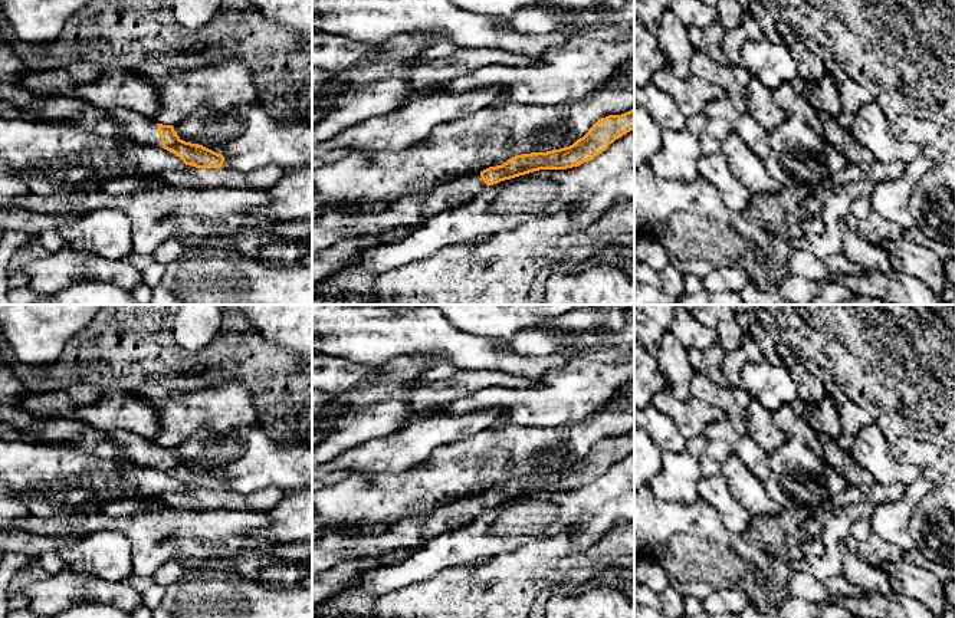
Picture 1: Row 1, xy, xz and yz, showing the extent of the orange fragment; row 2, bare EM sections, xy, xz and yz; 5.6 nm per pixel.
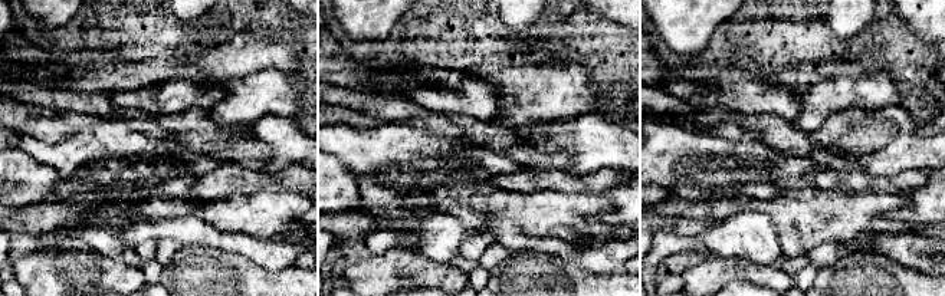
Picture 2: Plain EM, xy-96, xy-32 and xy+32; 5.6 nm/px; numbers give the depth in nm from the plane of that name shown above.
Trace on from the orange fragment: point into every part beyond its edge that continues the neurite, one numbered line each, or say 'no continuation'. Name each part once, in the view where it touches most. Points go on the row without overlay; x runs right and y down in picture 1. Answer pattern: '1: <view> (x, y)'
1: xy (138, 450)

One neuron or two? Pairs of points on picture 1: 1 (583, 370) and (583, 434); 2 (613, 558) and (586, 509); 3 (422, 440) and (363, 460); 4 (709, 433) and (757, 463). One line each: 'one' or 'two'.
1: two
2: two
3: one
4: one

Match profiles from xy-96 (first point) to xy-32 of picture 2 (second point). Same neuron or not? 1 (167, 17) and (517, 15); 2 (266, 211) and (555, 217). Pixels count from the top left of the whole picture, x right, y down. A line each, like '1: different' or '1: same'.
1: different
2: same

